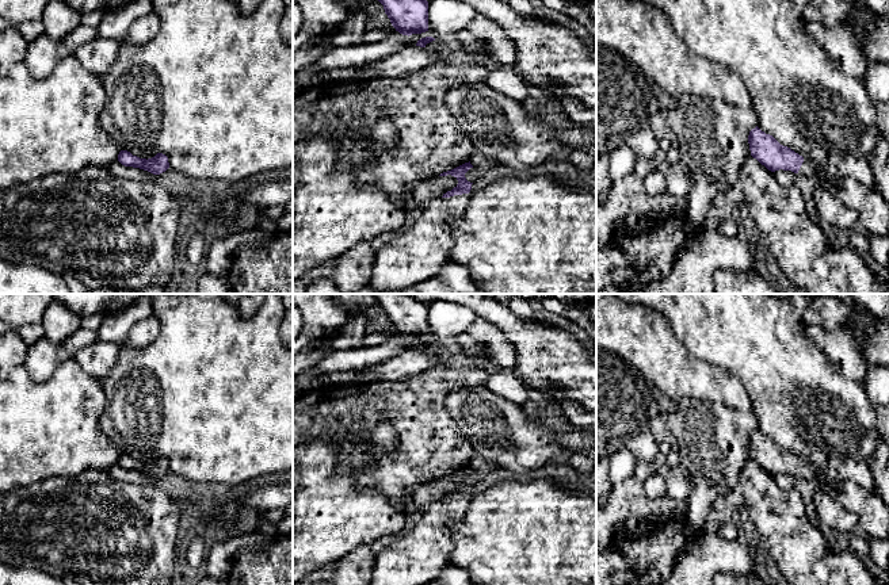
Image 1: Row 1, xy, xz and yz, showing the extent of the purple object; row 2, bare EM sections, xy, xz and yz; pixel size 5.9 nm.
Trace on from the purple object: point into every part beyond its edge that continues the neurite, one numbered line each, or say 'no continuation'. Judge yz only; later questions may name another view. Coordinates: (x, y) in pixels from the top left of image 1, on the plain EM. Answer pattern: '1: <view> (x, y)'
1: yz (873, 515)

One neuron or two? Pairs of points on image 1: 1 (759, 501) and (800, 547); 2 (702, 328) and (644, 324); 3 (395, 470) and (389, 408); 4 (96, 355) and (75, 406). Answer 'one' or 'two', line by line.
1: one
2: two
3: one
4: two

